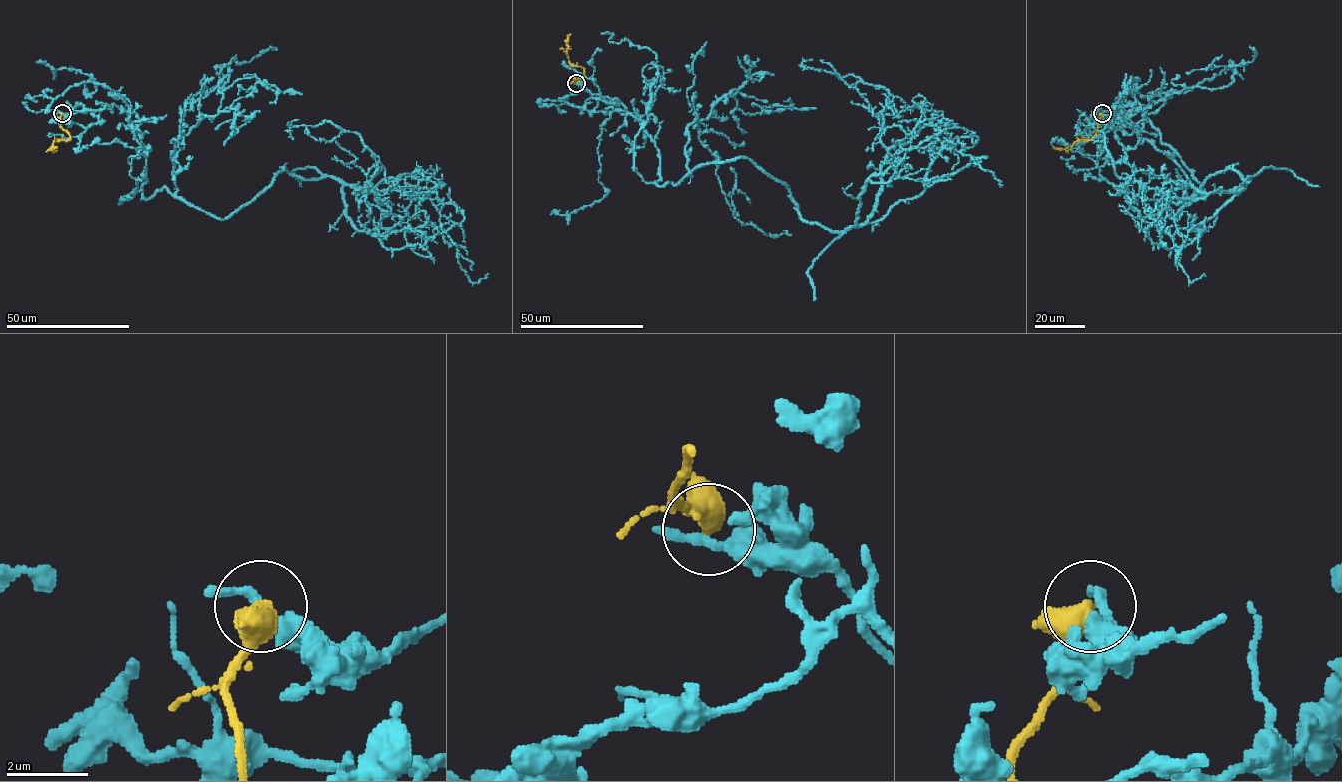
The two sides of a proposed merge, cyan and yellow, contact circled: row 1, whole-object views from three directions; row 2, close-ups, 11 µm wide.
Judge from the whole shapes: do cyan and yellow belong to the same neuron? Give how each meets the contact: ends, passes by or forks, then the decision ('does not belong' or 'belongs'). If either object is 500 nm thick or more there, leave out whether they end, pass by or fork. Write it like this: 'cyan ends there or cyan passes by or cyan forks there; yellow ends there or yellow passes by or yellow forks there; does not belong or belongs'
cyan passes by; yellow passes by; does not belong

